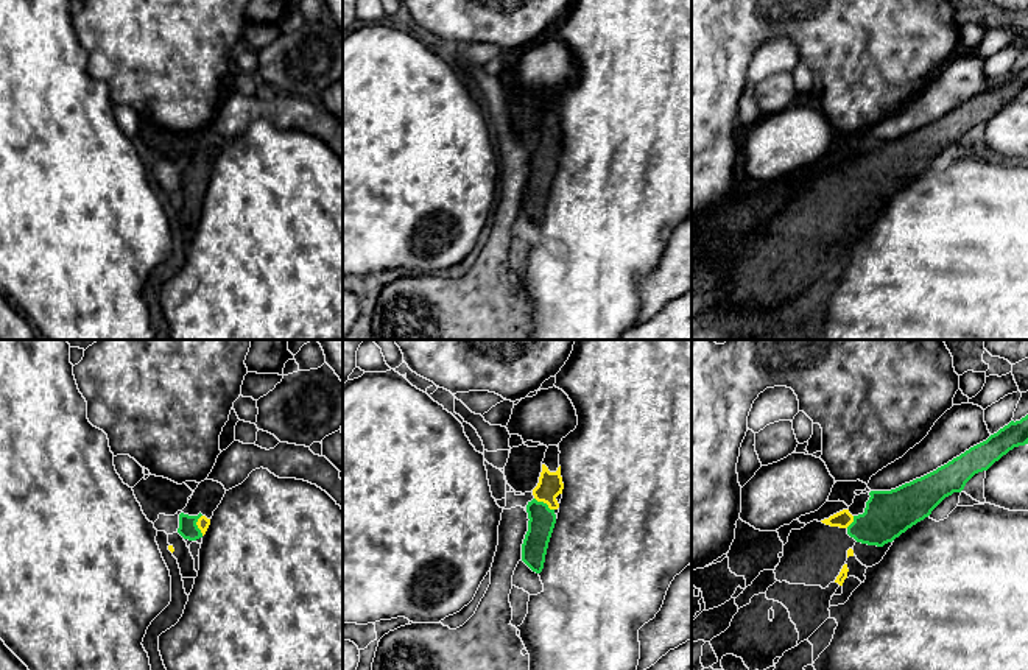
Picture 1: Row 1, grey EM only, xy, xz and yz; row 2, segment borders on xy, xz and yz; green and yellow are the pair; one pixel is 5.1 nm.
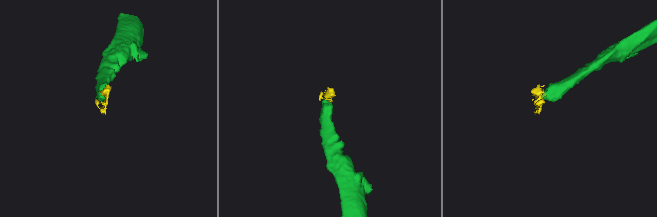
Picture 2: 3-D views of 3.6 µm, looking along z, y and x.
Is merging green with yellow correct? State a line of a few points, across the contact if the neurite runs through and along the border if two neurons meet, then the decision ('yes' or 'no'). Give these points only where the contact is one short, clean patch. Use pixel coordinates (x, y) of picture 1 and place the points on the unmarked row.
line xz (542, 170), (542, 153), (550, 136); yes

